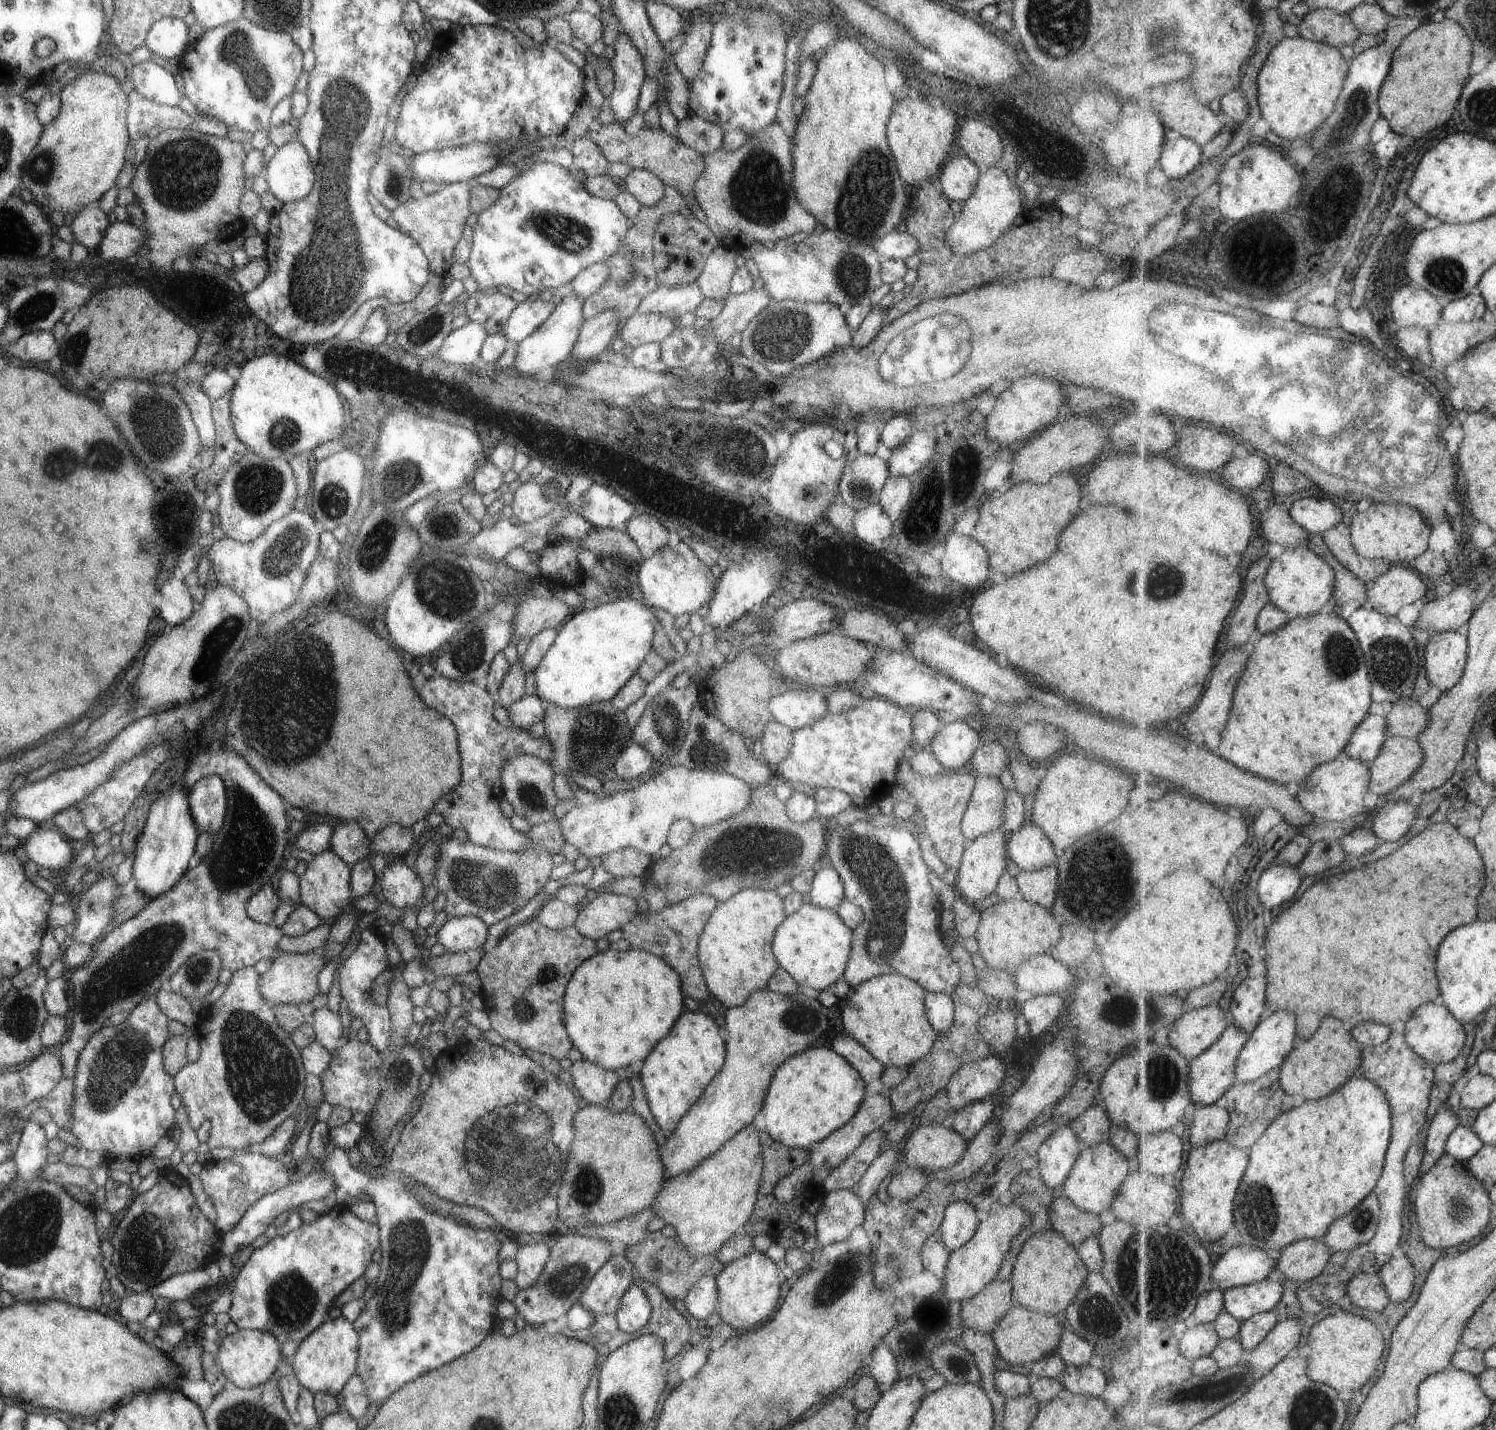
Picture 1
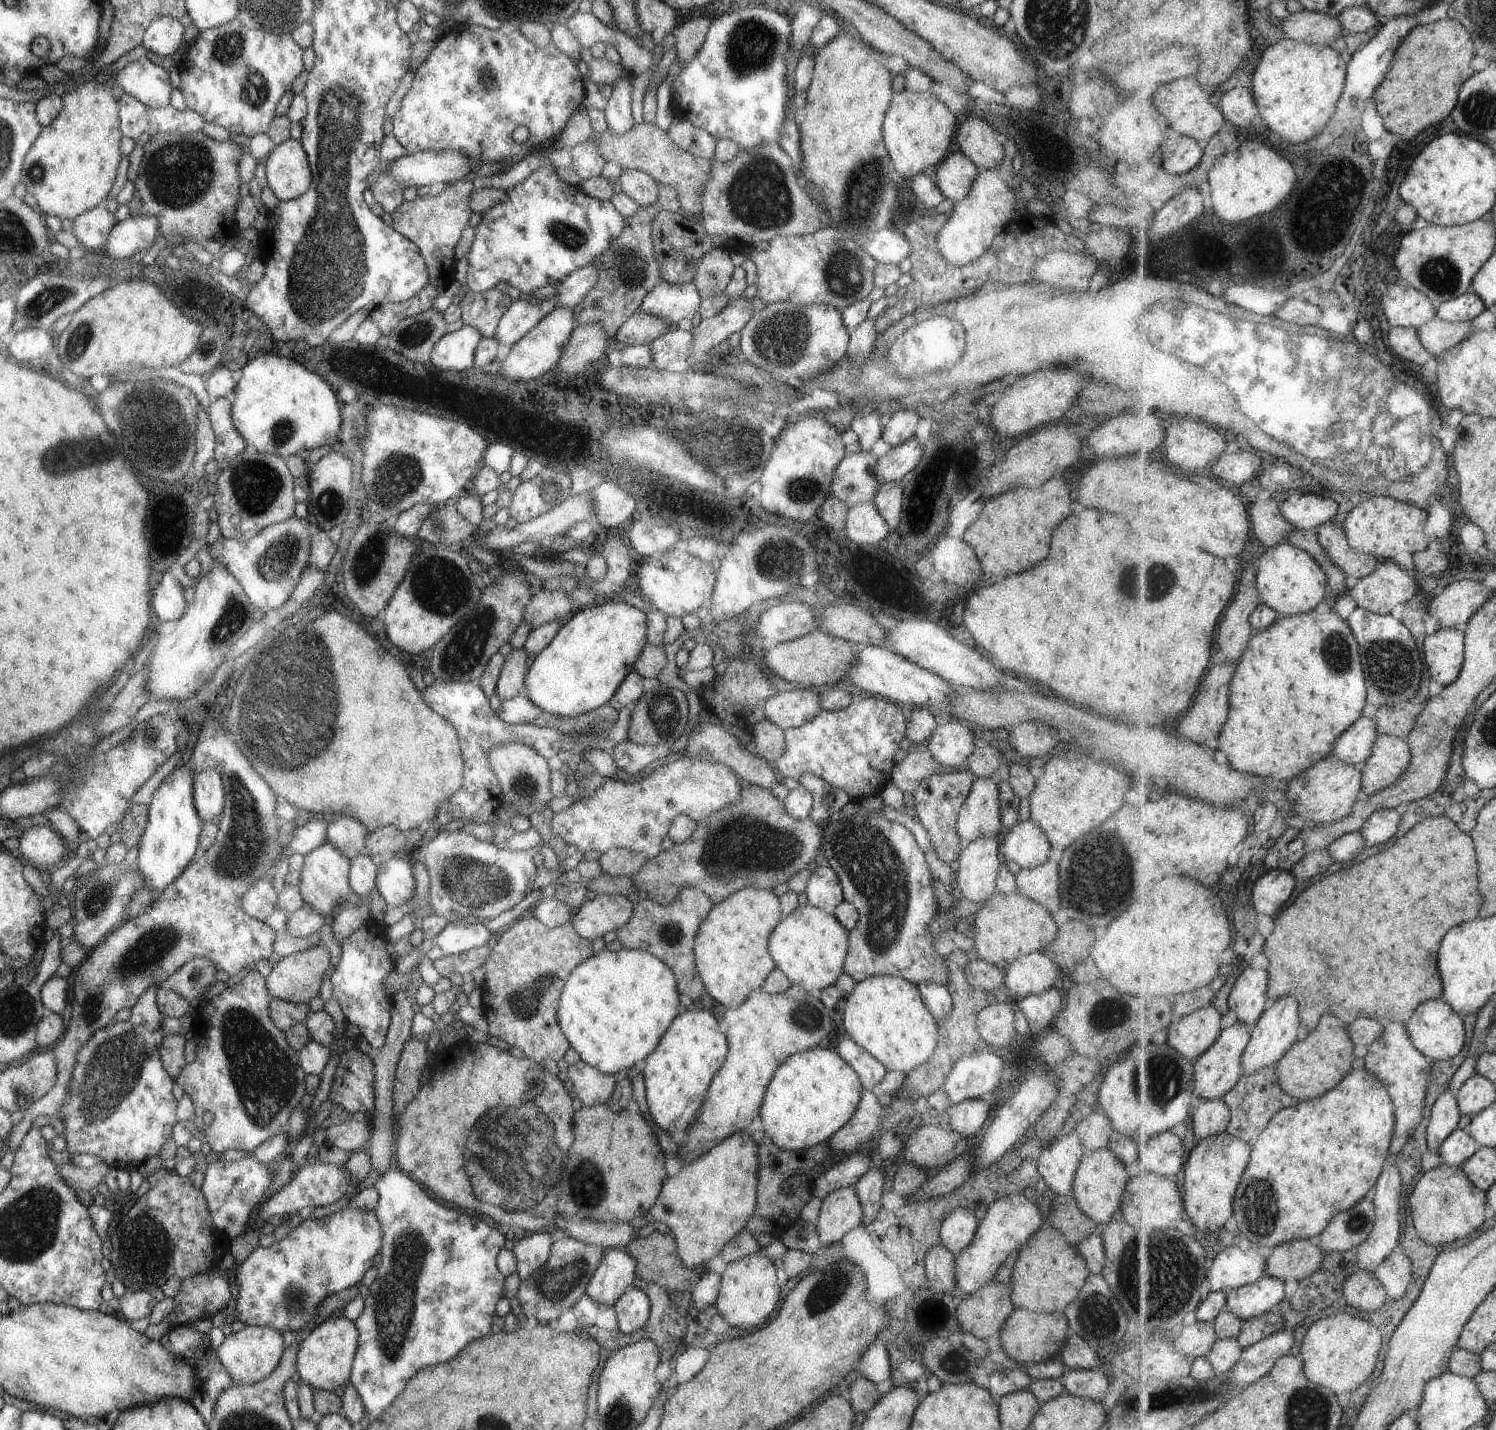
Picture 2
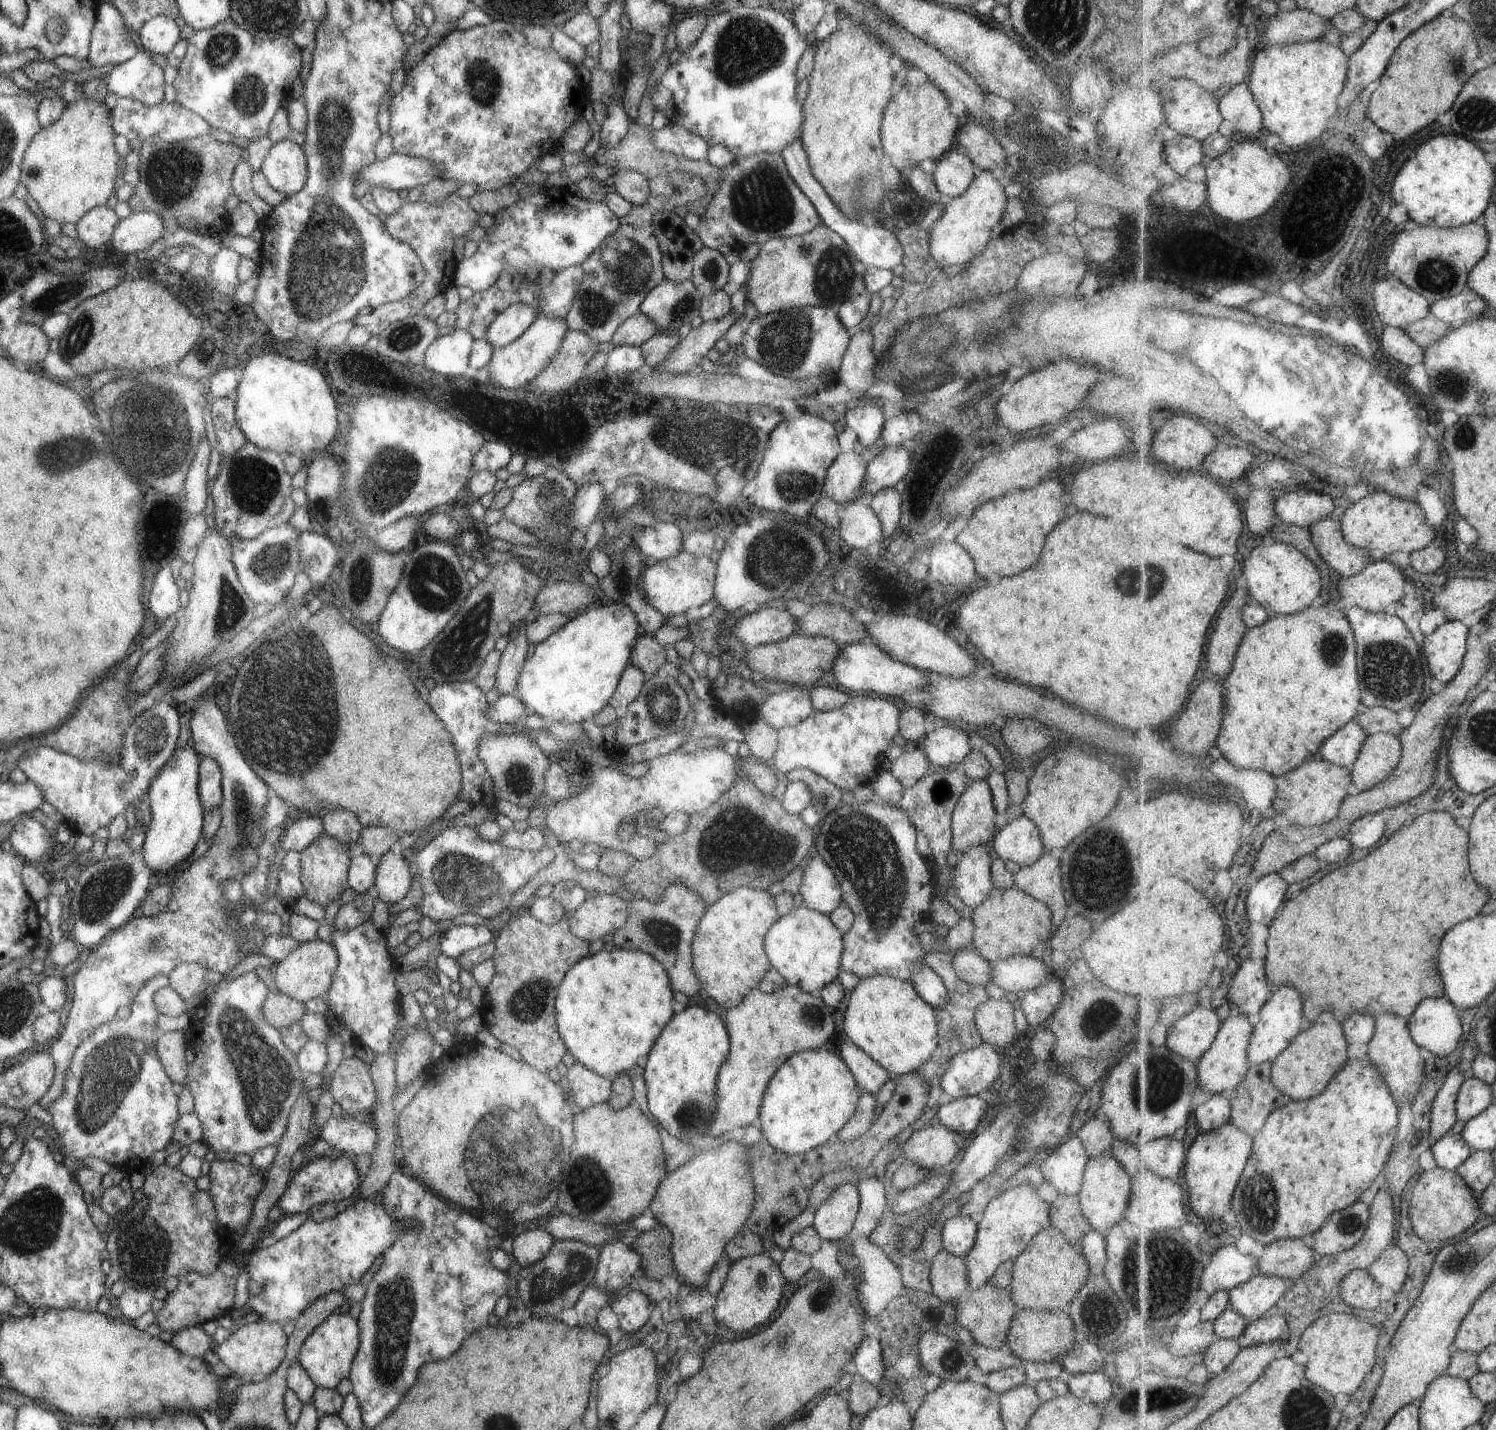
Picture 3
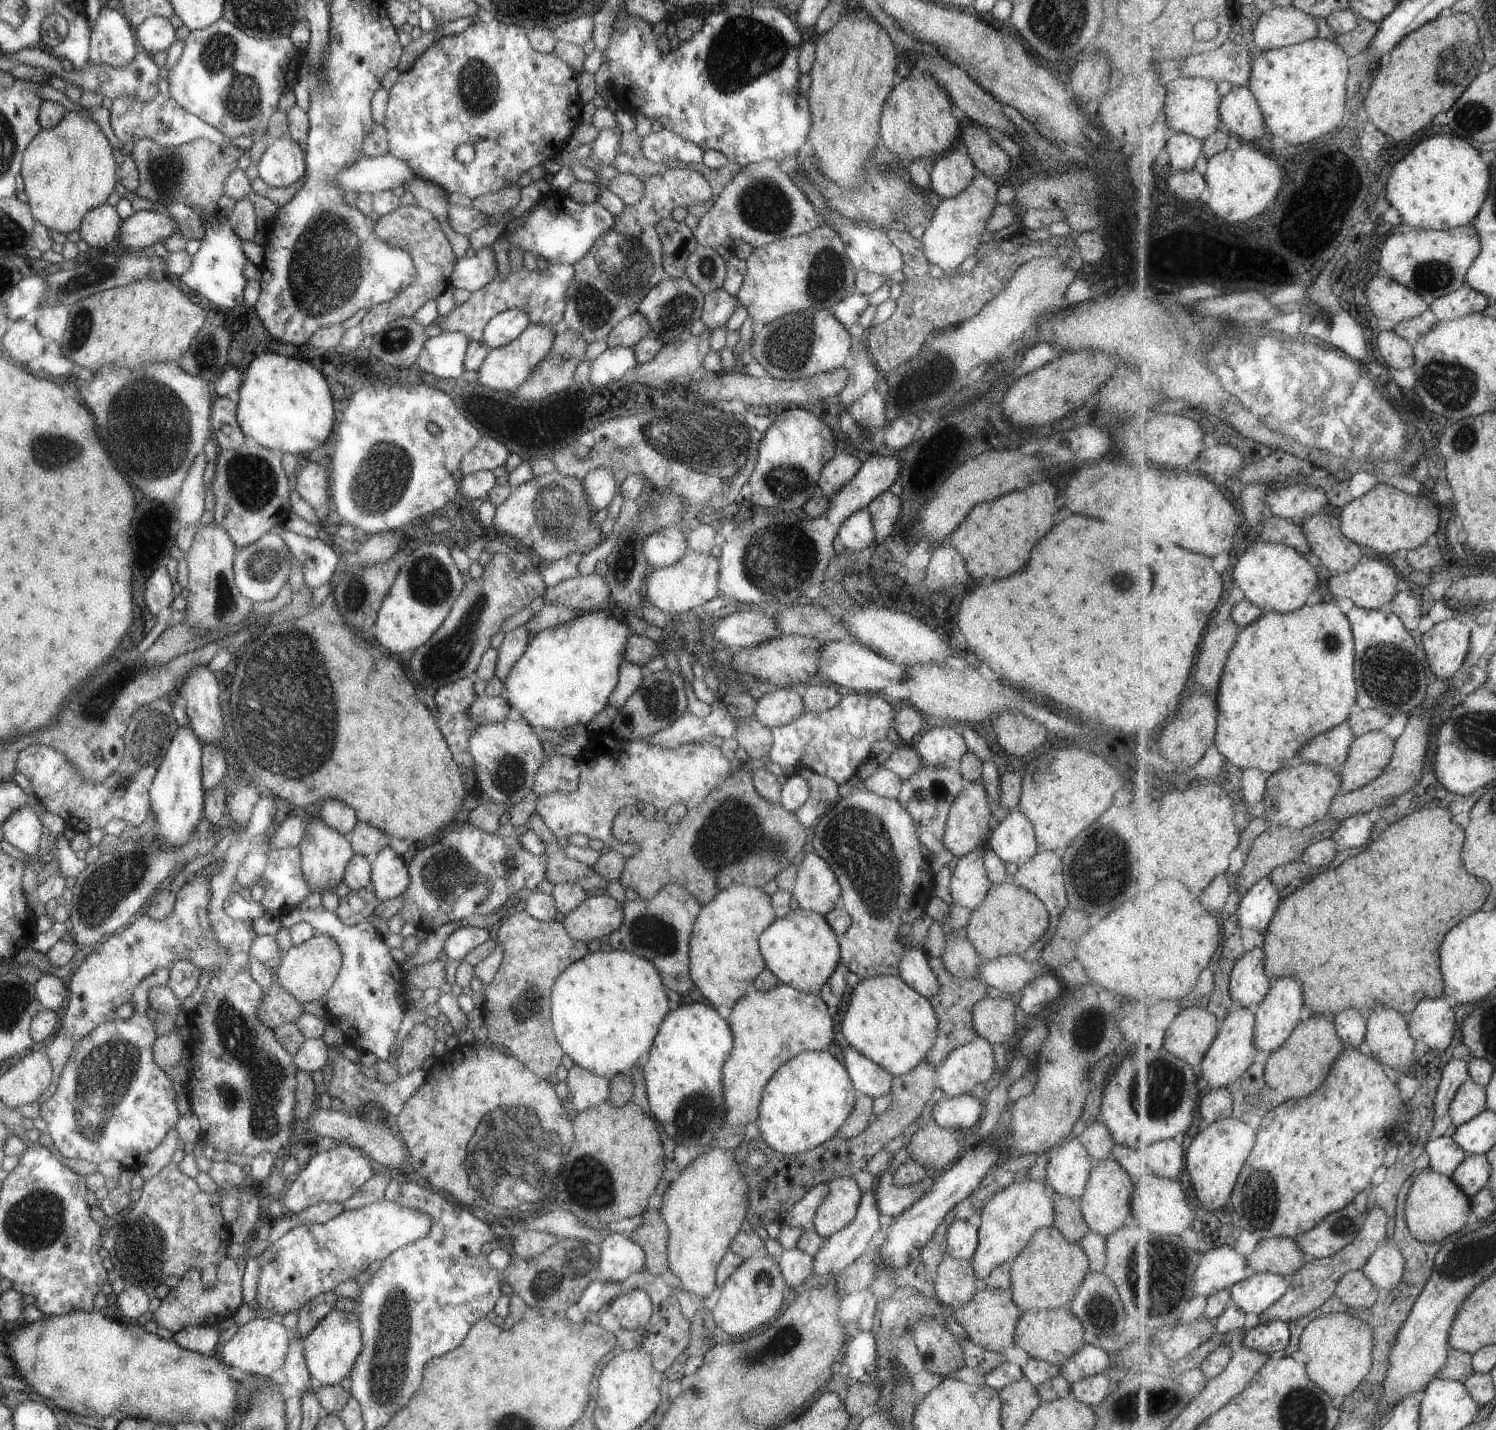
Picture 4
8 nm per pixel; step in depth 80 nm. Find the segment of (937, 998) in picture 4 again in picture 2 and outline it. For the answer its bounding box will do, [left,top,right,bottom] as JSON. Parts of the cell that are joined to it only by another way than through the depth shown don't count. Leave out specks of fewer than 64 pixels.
[896,950,995,1101]

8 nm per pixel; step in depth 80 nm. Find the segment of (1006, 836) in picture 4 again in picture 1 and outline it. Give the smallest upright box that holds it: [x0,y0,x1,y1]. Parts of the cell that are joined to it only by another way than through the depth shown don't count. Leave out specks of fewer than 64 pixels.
[1007,821,1055,871]

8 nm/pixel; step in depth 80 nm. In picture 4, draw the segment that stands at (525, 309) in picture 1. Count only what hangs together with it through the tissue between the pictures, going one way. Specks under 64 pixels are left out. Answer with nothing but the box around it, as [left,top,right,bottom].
[480,309,529,350]

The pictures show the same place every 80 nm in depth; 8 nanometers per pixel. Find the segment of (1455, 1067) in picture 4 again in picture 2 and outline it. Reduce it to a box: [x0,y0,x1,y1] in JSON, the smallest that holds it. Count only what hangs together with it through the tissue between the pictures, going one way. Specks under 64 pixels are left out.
[1426,1089,1460,1156]

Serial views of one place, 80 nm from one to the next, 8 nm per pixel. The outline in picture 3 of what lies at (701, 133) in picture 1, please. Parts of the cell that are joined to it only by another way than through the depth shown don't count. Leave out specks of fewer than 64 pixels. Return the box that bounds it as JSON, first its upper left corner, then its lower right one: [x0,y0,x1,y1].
[651,122,710,160]

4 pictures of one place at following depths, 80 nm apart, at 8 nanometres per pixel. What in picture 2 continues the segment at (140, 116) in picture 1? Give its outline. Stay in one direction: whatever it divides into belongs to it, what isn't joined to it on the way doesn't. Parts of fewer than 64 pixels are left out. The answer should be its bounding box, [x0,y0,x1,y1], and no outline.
[118,94,204,142]

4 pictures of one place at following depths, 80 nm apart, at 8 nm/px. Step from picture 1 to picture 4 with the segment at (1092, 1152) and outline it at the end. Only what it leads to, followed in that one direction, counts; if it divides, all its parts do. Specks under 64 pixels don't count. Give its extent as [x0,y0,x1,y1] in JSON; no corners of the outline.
[1078,1158,1132,1237]

